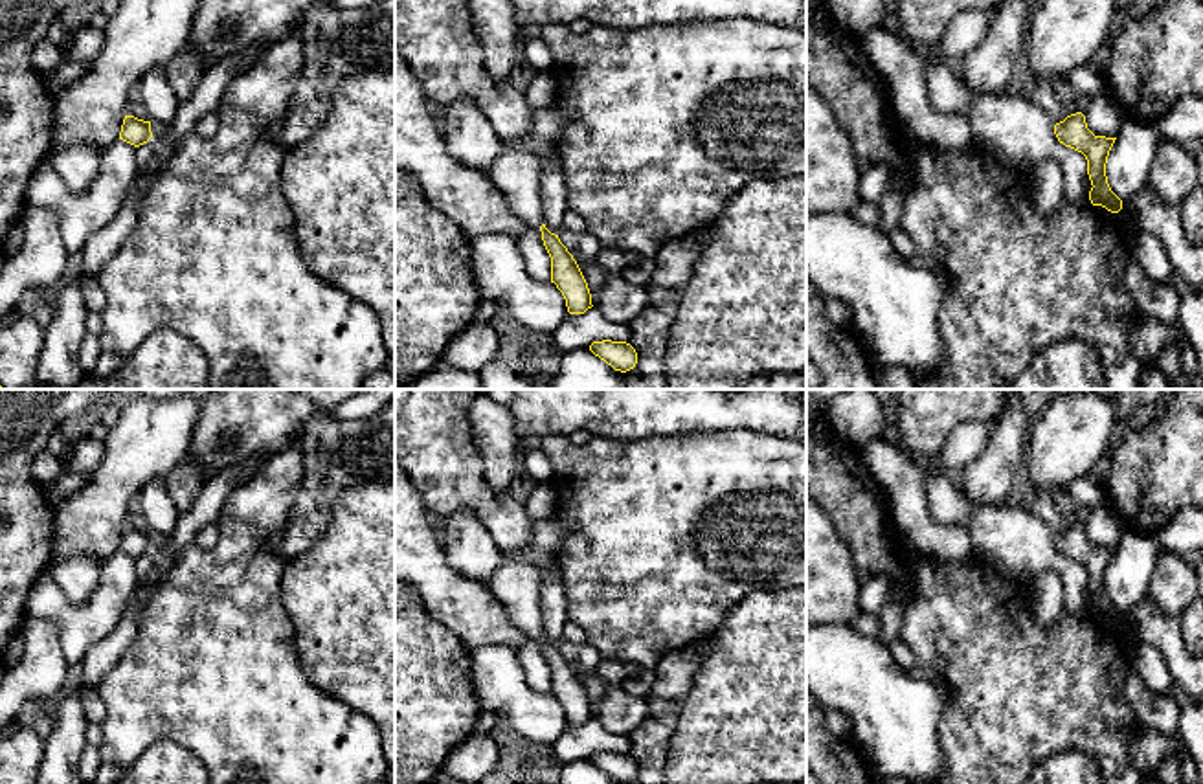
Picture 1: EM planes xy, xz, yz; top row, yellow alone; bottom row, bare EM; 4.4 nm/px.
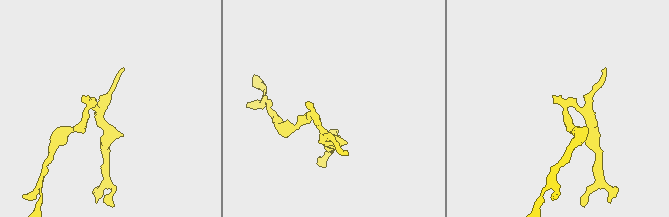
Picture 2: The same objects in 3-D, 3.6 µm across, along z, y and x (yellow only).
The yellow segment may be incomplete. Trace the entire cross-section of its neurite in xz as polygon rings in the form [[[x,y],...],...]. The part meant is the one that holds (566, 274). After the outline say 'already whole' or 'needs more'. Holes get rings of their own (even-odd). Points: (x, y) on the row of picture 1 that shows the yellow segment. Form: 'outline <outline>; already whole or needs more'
outline [[[503,147],[501,156],[489,171],[489,178],[503,195],[512,213],[527,226],[542,231],[544,246],[551,257],[551,283],[562,292],[569,314],[584,314],[591,308],[588,283],[558,235],[544,224],[540,202],[540,174],[544,158],[522,149]]]; needs more

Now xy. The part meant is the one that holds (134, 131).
outline [[[125,116],[119,140],[140,147],[152,138],[151,121],[138,119],[134,116]]]; already whole

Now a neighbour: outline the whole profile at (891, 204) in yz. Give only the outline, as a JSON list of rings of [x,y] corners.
[[[891,176],[887,189],[883,191],[880,206],[878,230],[885,235],[900,226],[904,202],[909,191],[909,180],[905,176]]]

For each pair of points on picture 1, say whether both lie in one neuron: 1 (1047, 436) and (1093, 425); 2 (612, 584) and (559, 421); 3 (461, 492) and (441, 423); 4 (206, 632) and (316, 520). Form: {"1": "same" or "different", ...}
{"1": "same", "2": "different", "3": "same", "4": "different"}

